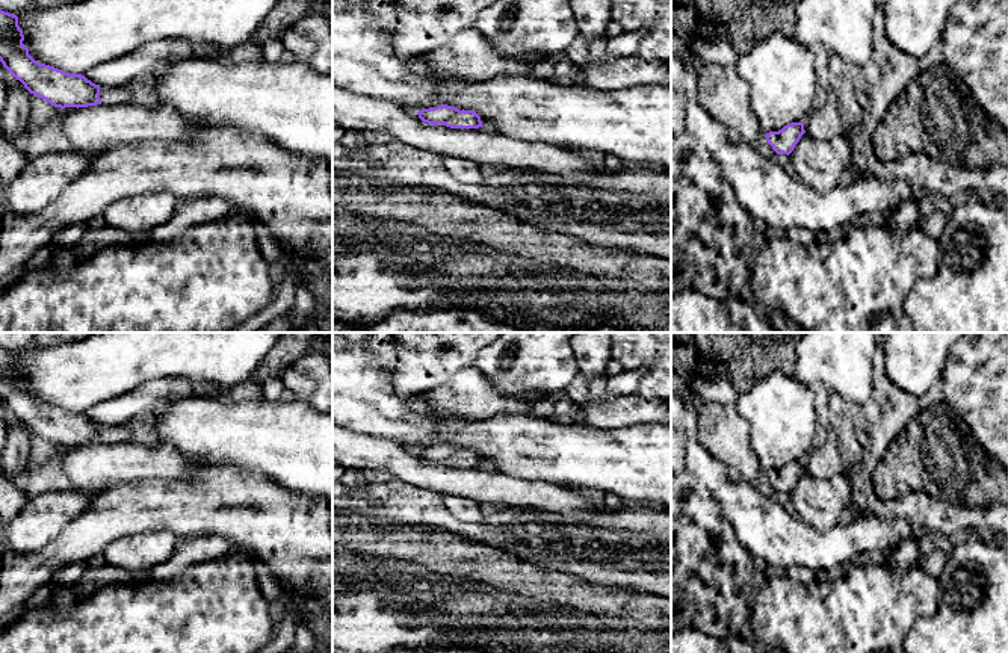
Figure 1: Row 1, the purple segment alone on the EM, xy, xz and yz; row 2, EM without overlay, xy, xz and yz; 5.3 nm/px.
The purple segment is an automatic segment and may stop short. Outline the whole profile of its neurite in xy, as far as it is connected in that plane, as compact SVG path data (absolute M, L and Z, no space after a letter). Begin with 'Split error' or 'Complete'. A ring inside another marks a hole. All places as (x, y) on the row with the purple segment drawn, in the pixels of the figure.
Complete. M0 9L0 62L30 94L60 109L101 104L100 85L36 62L23 41L18 17Z

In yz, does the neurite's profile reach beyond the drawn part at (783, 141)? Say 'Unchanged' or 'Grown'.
Unchanged

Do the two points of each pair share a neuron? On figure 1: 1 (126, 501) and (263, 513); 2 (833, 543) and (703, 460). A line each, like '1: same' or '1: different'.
1: same
2: same

